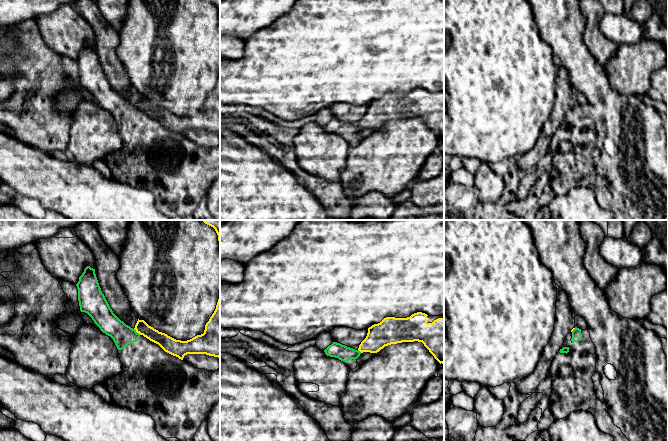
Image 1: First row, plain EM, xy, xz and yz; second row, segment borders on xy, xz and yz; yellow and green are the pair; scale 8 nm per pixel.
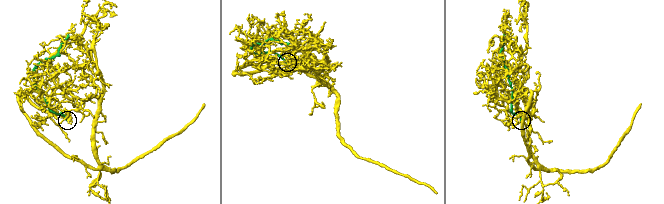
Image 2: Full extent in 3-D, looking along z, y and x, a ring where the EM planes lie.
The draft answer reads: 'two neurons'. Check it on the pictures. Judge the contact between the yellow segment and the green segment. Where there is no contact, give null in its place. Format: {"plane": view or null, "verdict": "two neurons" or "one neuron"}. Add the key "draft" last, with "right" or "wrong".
{"plane": "xy", "verdict": "two neurons", "draft": "right"}

